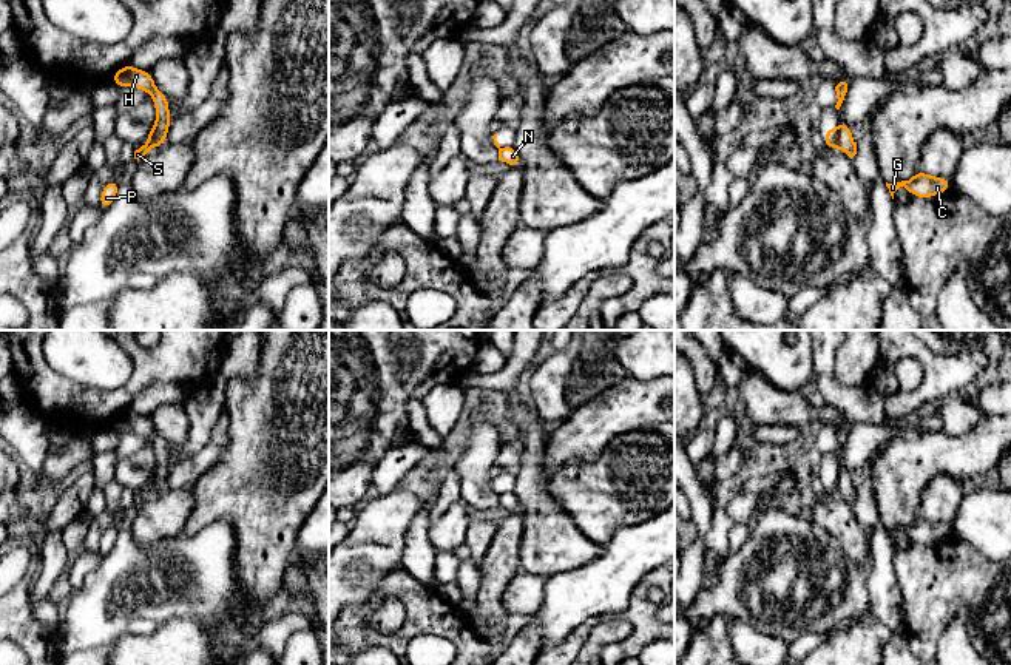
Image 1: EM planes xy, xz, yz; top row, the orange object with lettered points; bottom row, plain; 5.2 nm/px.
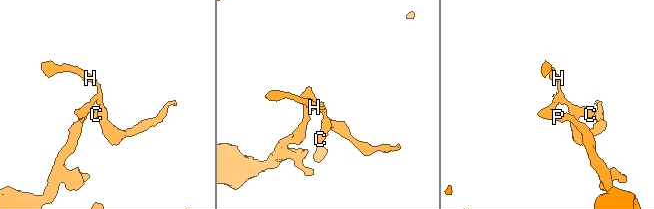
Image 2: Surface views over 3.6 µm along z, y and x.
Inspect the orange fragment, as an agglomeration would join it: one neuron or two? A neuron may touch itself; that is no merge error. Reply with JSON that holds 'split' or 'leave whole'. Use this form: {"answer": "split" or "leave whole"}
{"answer": "split"}

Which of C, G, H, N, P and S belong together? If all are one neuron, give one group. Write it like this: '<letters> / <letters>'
C G H N / P S

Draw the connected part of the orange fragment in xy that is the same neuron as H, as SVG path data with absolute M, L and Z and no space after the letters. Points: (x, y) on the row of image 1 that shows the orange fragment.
M128 63L113 74L111 82L119 88L133 86L147 91L153 97L156 123L153 125L150 142L154 148L162 147L167 142L167 134L173 117L168 110L170 99L156 88L151 73L137 69Z

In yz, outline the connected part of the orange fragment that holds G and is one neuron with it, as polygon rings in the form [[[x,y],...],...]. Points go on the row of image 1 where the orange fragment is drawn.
[[[917,170],[911,181],[901,181],[897,184],[886,182],[886,187],[889,188],[892,199],[894,199],[894,193],[900,187],[906,188],[912,196],[928,199],[948,191],[949,188],[952,188],[952,184],[946,177],[929,176],[921,170]]]

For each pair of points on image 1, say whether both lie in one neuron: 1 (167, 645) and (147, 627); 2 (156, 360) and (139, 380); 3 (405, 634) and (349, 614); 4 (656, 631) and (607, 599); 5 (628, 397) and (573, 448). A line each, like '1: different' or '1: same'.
1: different
2: same
3: same
4: different
5: same

